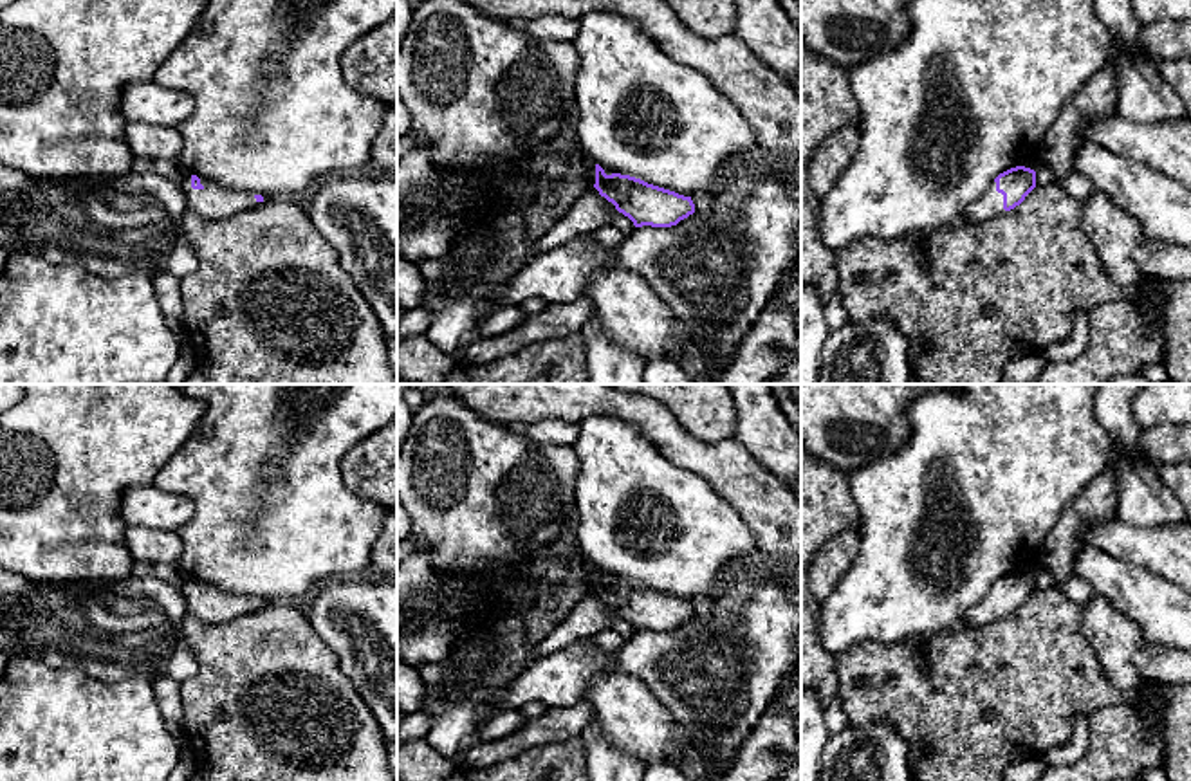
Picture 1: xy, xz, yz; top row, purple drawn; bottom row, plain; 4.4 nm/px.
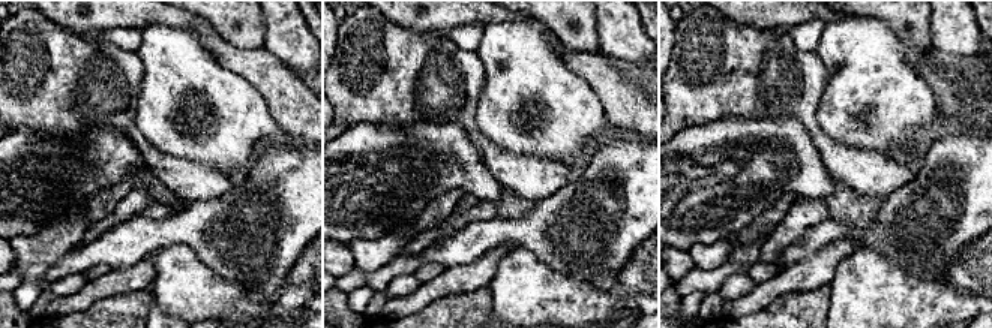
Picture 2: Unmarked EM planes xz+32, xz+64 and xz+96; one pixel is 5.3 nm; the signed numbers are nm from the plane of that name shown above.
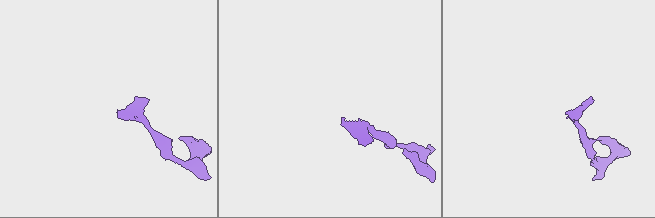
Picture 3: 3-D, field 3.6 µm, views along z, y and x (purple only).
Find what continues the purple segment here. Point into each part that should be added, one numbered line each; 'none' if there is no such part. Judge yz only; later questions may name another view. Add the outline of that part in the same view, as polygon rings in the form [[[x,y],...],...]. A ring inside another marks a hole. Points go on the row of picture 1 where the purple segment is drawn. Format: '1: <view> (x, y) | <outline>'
1: yz (989, 204) | [[[992,180],[985,193],[964,209],[962,220],[987,222],[1003,213],[1003,195],[996,191],[996,182]]]

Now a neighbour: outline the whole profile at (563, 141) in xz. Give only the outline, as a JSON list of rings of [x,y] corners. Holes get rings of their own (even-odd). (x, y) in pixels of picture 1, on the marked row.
[[[576,106],[568,112],[567,119],[563,121],[561,128],[549,137],[549,148],[554,153],[561,153],[568,168],[572,171],[583,173],[583,157],[581,150],[577,146],[577,133],[576,133],[576,124],[577,124],[577,110]]]

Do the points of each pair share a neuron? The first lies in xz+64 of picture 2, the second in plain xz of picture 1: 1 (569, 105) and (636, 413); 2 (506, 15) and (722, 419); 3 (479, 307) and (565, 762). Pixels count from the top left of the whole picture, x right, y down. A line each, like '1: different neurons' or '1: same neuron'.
1: different neurons
2: different neurons
3: same neuron

